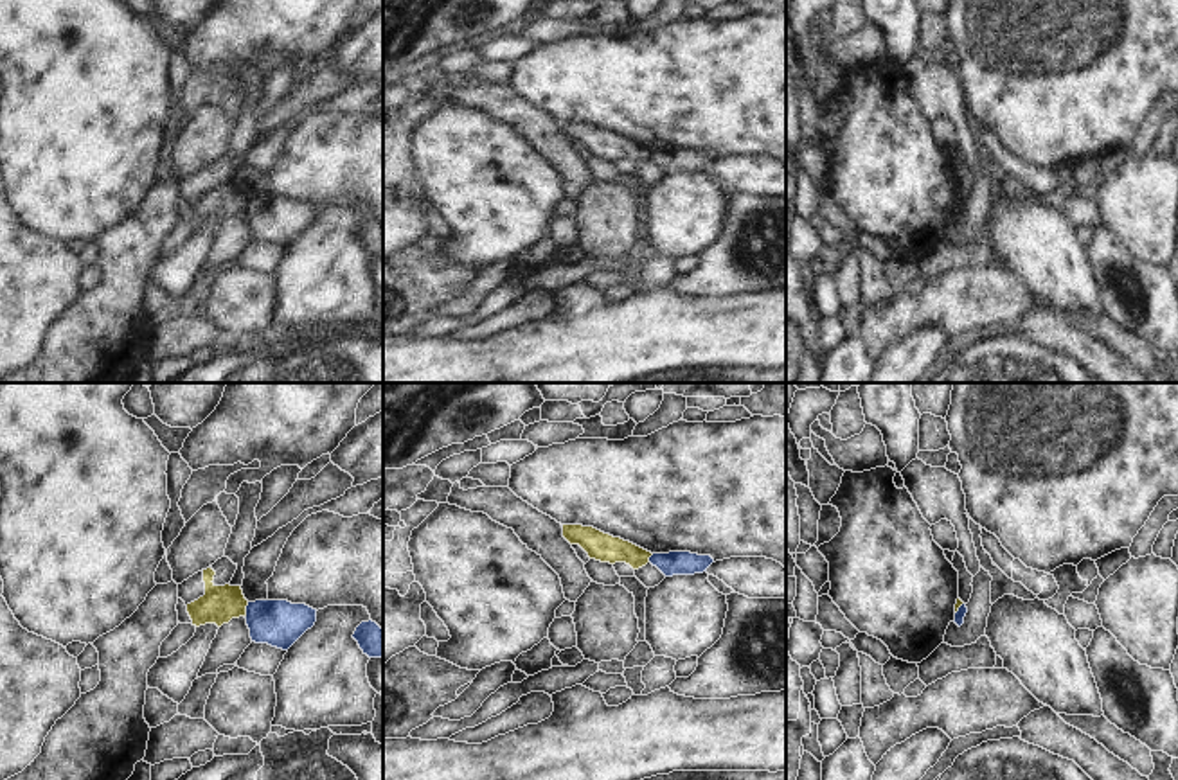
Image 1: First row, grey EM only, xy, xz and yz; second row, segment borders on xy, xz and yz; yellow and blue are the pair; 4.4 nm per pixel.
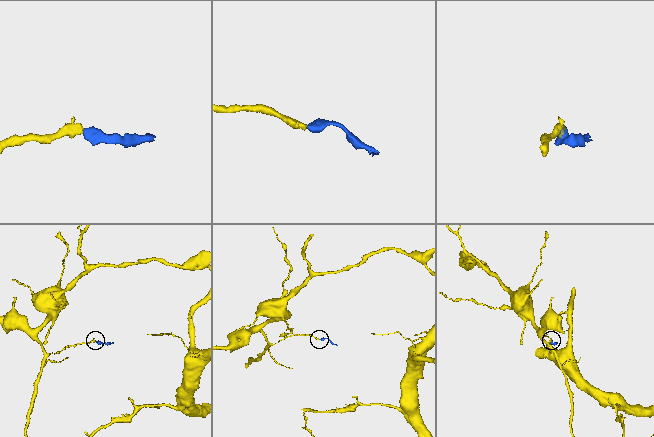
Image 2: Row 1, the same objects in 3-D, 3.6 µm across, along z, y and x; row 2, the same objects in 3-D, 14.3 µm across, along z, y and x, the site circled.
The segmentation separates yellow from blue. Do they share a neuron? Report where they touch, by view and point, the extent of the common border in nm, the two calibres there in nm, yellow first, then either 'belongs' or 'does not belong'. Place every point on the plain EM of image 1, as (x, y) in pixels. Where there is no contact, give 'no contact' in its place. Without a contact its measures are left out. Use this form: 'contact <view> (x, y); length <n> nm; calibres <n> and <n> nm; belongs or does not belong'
contact xy (245, 207); length 70 nm; calibres 170 and 200 nm; does not belong

